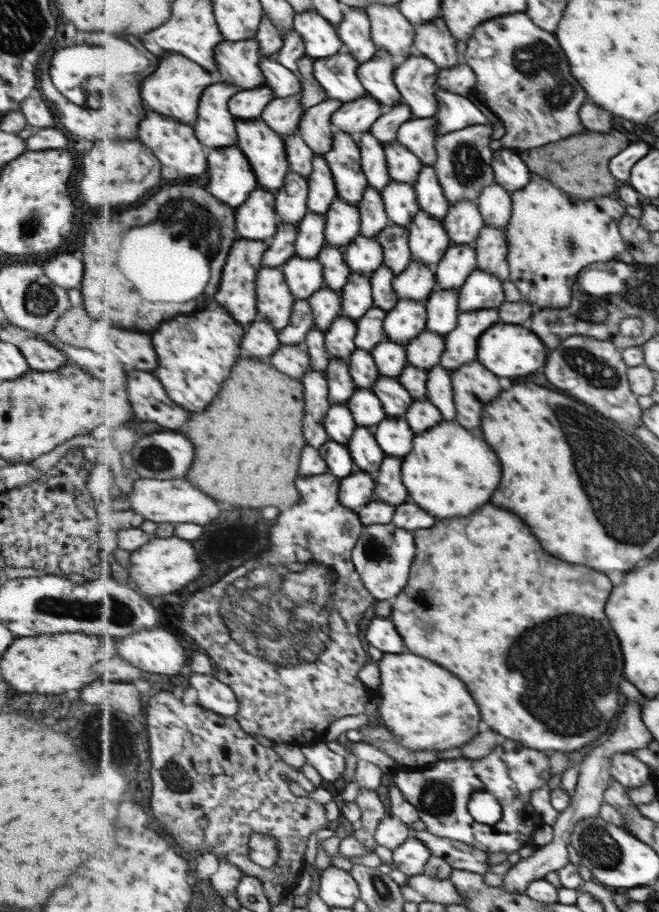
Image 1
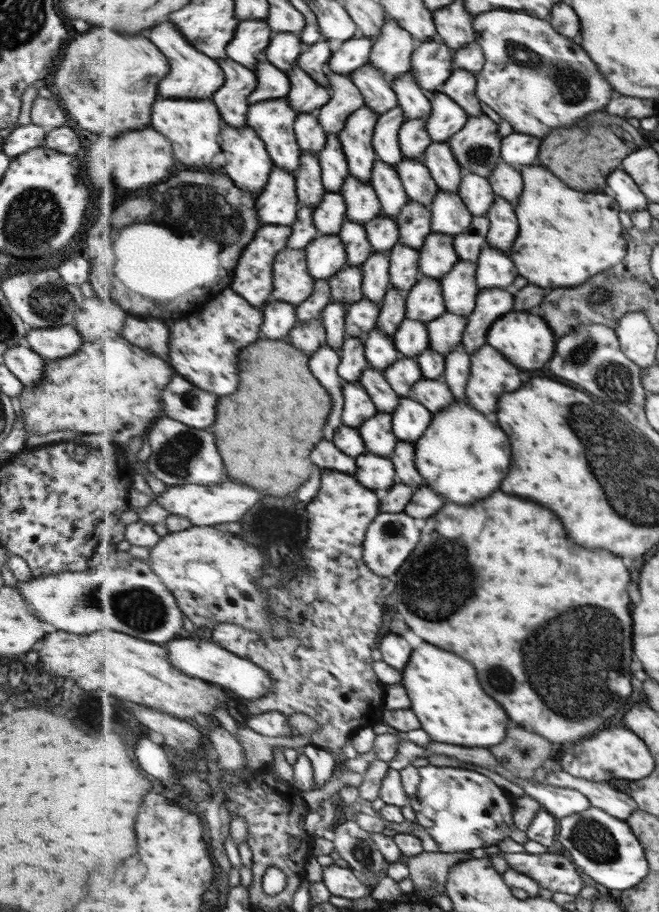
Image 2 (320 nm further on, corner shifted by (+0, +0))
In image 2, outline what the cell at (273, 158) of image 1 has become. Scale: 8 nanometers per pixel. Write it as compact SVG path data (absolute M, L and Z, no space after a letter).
M287 97L252 104L248 113L248 127L254 128L257 134L265 141L265 146L276 167L293 172L300 168L300 159L303 152L299 146L299 138L296 135L295 122L298 114L291 106Z

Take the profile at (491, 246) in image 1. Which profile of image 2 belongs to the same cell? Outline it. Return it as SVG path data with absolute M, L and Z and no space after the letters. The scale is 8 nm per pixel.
M497 196L487 216L491 222L488 244L507 253L520 236L516 207L509 199Z

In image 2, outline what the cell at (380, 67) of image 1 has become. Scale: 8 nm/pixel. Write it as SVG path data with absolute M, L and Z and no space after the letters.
M388 18L381 34L375 38L370 62L392 82L412 70L412 56L418 45L414 36L397 19Z

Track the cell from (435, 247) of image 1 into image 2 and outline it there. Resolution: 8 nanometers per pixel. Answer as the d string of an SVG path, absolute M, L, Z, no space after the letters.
M439 191L429 206L432 210L433 234L457 236L464 234L474 220L472 212L457 192Z

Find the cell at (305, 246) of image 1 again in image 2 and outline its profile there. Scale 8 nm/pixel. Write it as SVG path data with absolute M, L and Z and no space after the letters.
M328 191L324 196L324 201L316 207L313 218L320 235L339 235L343 224L347 221L347 211L348 206L342 193Z

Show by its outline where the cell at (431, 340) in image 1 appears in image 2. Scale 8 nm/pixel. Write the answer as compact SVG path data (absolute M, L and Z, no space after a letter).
M447 312L442 317L428 322L430 347L442 355L448 355L462 343L468 320L469 317Z

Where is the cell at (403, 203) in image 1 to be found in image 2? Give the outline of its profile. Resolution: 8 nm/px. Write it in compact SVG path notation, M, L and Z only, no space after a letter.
M404 159L396 166L411 201L430 206L440 191L426 164L419 160Z

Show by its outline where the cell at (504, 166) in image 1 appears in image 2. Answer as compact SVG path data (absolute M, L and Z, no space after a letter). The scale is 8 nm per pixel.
M512 132L507 135L501 146L501 158L519 169L537 164L542 138Z

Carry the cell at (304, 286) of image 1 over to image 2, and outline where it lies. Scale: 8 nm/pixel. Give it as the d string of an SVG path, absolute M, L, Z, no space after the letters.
M322 234L306 250L309 270L316 280L330 279L348 265L348 252L341 235Z

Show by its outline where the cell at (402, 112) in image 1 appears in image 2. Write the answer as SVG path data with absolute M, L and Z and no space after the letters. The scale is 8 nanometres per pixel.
M413 71L400 74L391 84L398 98L399 106L405 112L405 120L429 119L432 112L431 95L417 82Z

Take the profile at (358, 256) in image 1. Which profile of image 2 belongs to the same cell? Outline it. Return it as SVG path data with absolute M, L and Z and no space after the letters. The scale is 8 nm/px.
M380 214L365 224L365 230L367 230L374 252L389 254L390 250L401 242L401 234L399 234L399 226L395 218Z

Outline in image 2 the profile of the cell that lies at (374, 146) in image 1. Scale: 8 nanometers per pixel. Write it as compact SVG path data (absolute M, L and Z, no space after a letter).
M401 106L389 110L377 121L373 146L378 160L397 166L405 159L399 144L399 133L405 122L405 112Z

